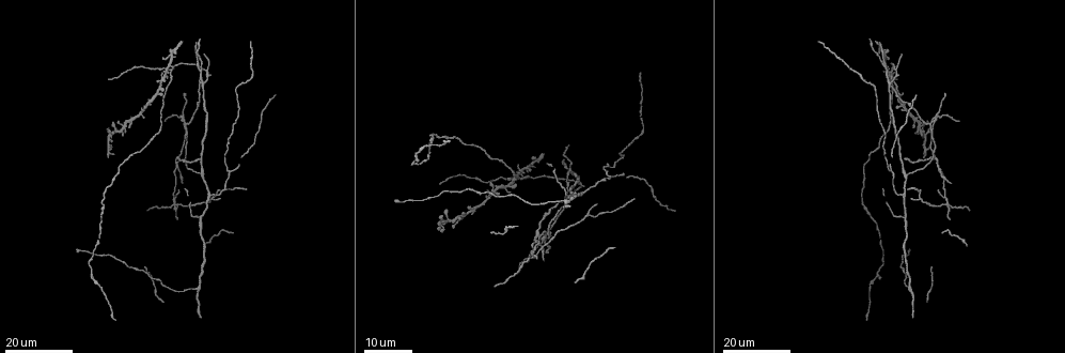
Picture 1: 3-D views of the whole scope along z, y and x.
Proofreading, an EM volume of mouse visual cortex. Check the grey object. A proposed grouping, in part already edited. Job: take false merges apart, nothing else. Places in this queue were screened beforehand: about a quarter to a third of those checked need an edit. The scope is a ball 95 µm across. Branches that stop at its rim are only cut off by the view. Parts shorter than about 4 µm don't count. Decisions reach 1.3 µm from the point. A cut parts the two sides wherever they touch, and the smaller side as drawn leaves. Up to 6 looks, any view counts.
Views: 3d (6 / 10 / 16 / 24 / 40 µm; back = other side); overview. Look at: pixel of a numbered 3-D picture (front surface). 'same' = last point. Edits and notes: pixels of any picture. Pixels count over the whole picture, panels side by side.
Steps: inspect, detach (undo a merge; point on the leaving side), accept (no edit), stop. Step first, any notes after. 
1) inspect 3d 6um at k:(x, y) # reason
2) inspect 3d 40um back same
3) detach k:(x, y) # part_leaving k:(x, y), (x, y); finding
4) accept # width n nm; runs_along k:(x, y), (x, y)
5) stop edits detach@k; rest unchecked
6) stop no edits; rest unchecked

inspect 3d 16um at 1:(908, 174) # arms part here

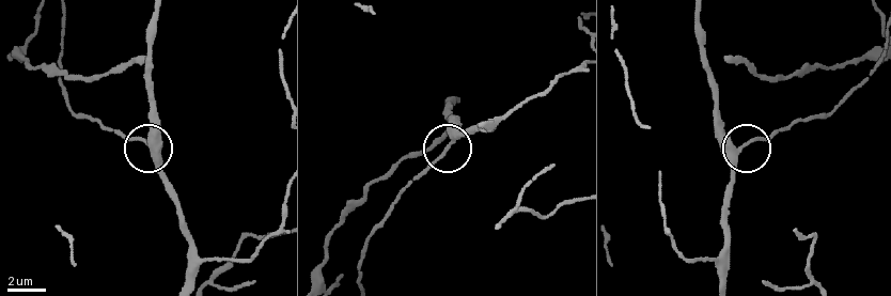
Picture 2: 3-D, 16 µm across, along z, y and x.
inspect 3d 6um at 2:(452, 139) # zoom in

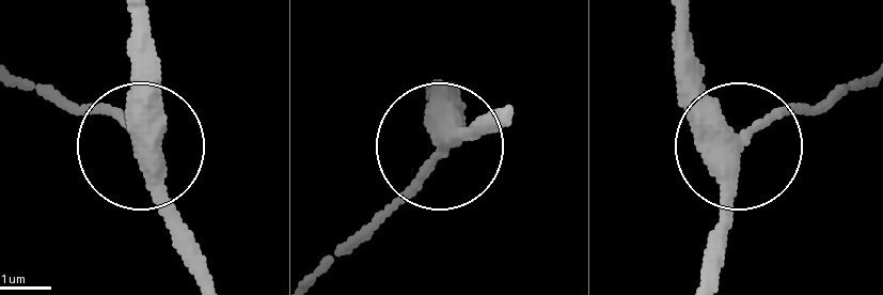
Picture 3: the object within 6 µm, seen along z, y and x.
accept # width 320 nm; runs_along 3:(675, 18), (679, 82), (726, 134), (752, 134), (837, 87); continuous, no second cell

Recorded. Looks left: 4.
inspect 3d 16um at 1:(932, 121) # three-way junction

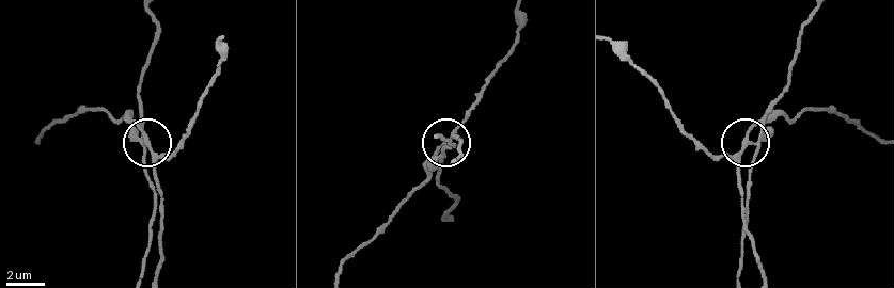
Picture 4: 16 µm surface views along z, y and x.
inspect 3d 6um at 4:(144, 147)

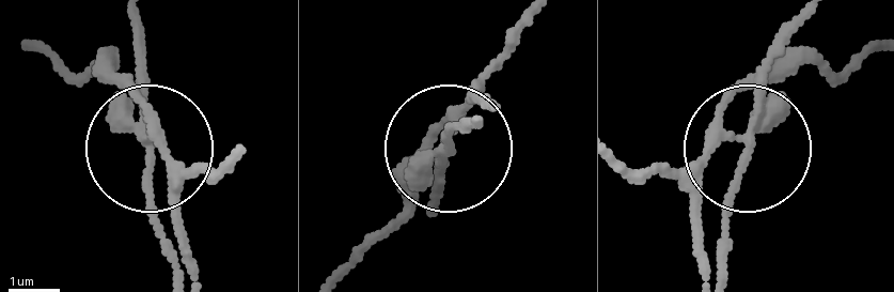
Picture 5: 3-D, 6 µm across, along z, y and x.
detach 5:(143, 48) # part_leaving 5:(748, 120), (722, 269); a second cell is stuck on

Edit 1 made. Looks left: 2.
stop edits detach@5; rest unchecked

